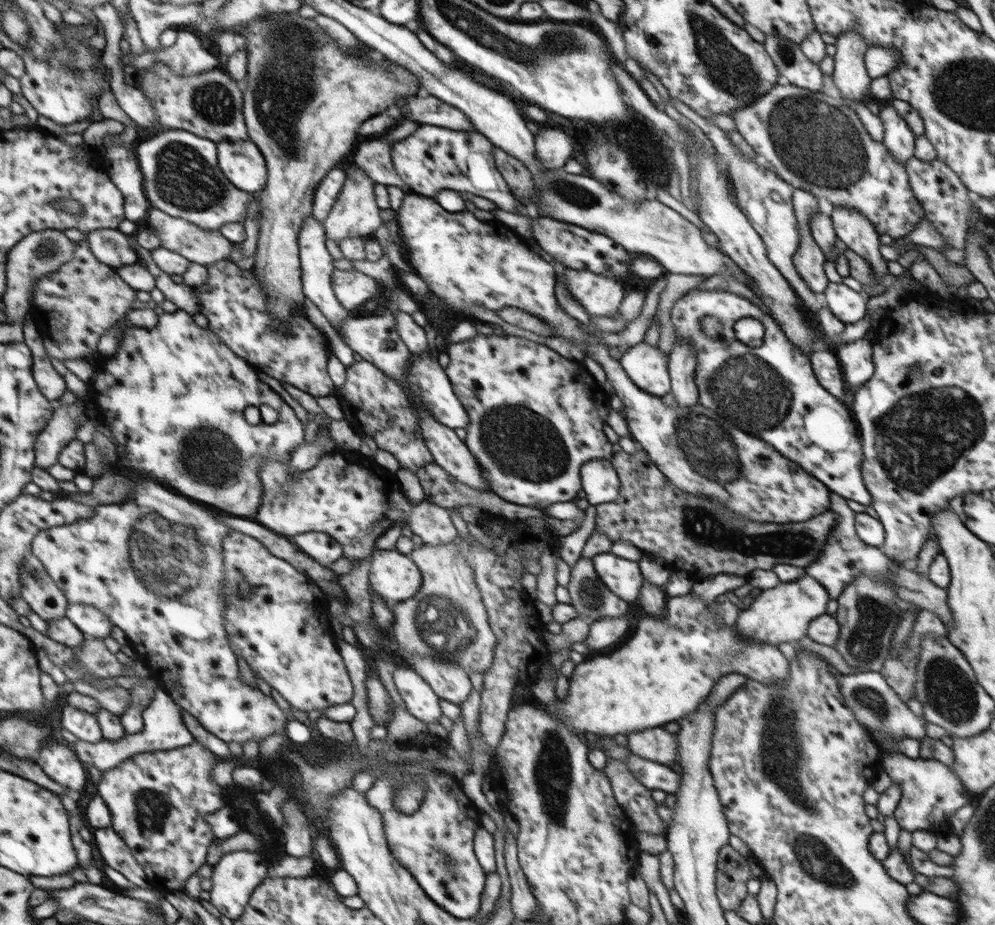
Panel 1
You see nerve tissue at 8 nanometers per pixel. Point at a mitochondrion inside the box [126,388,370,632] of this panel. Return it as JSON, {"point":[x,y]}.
{"point":[212,454]}

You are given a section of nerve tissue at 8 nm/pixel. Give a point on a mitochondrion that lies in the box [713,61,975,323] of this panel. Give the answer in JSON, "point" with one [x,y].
{"point":[816,141]}

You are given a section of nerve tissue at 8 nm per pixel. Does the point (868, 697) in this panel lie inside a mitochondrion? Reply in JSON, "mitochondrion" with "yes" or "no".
{"mitochondrion":"yes"}

